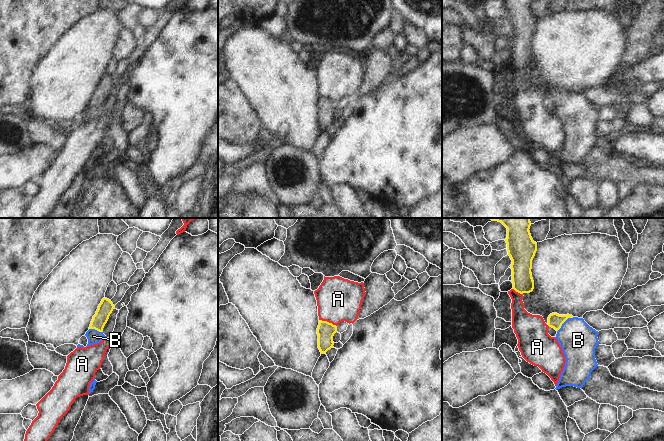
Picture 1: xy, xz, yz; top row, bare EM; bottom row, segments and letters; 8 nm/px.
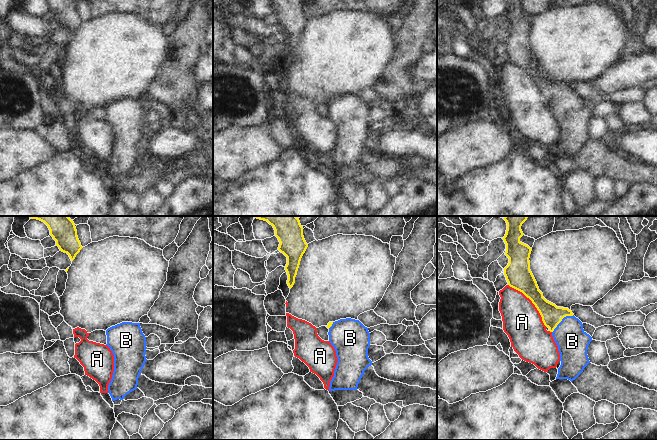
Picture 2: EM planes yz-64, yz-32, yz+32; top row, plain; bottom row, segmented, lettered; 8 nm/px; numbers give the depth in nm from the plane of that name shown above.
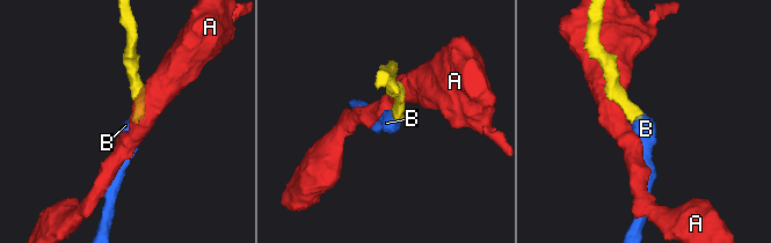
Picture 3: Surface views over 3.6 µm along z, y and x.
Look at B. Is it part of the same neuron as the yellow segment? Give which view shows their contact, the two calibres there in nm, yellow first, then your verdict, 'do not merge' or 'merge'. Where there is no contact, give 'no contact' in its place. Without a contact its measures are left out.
meets yellow in yz; 120 nm thick on the yellow side, 300 nm on the other; merge

